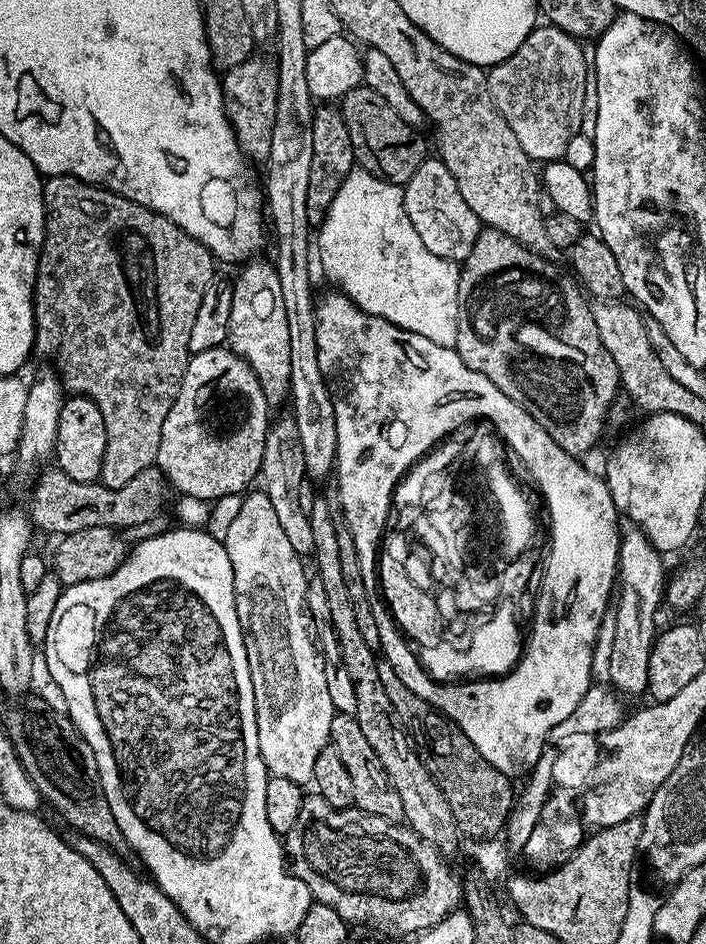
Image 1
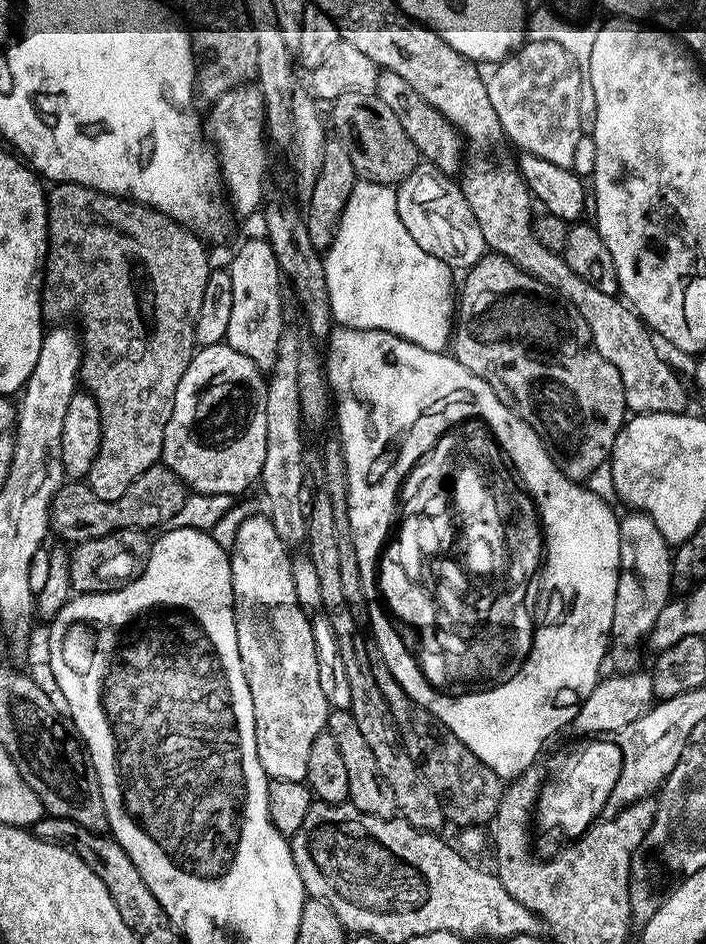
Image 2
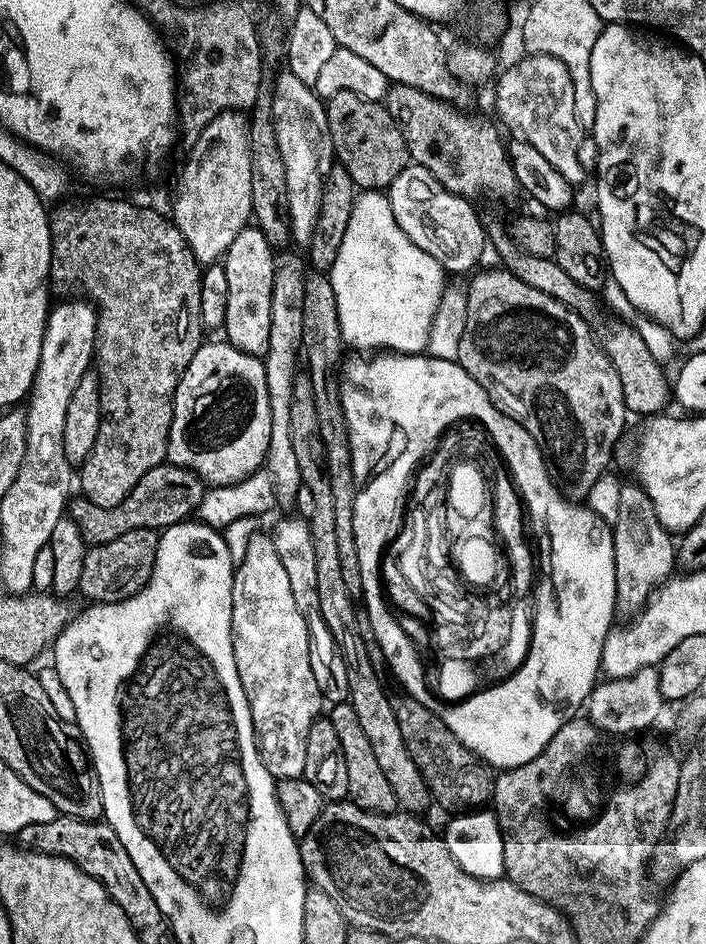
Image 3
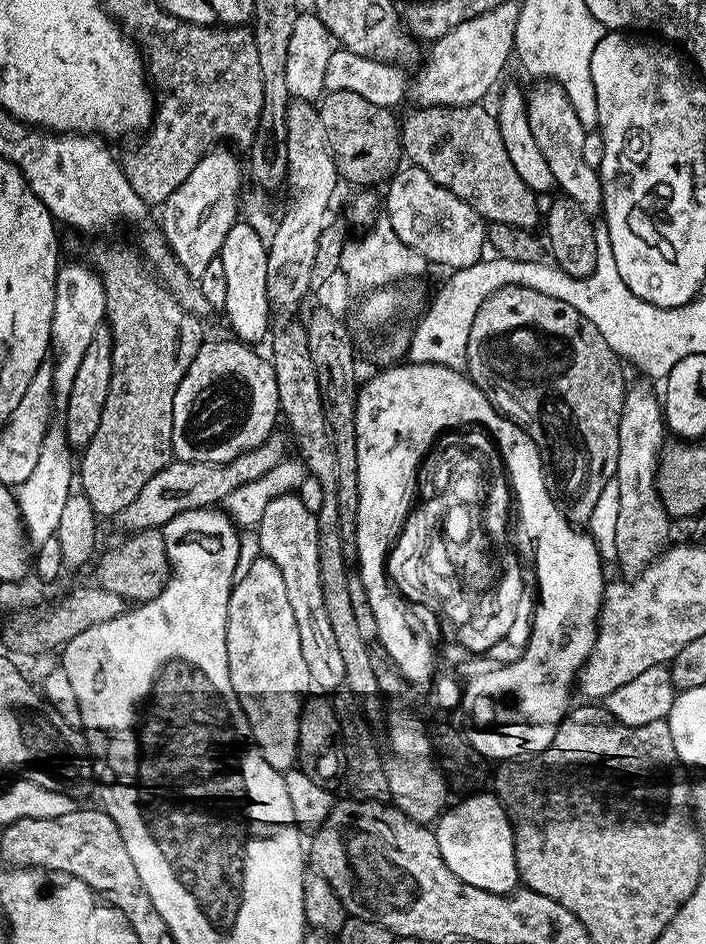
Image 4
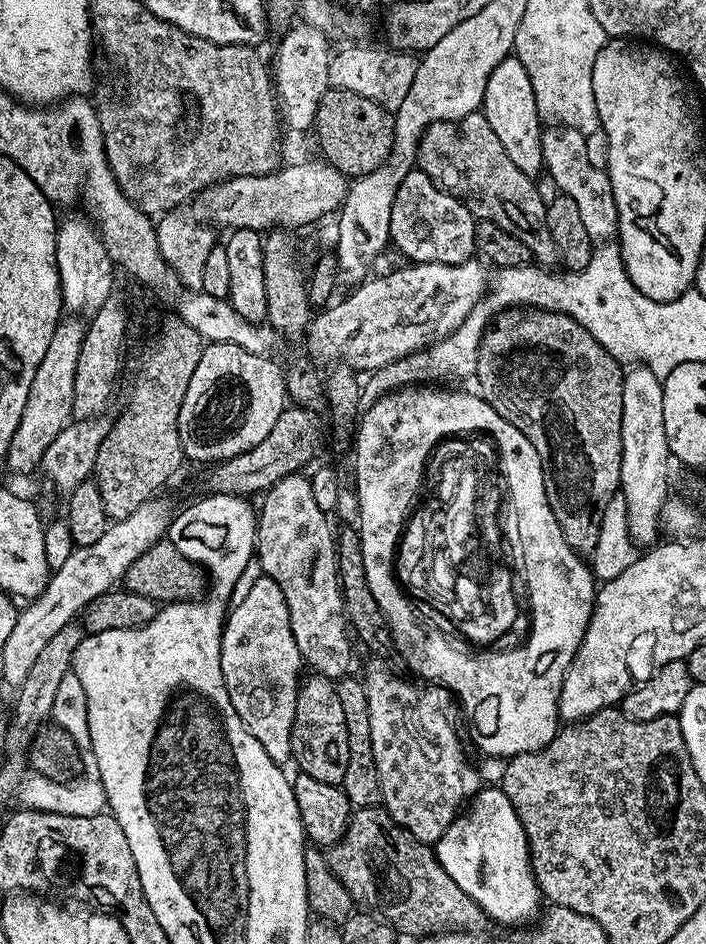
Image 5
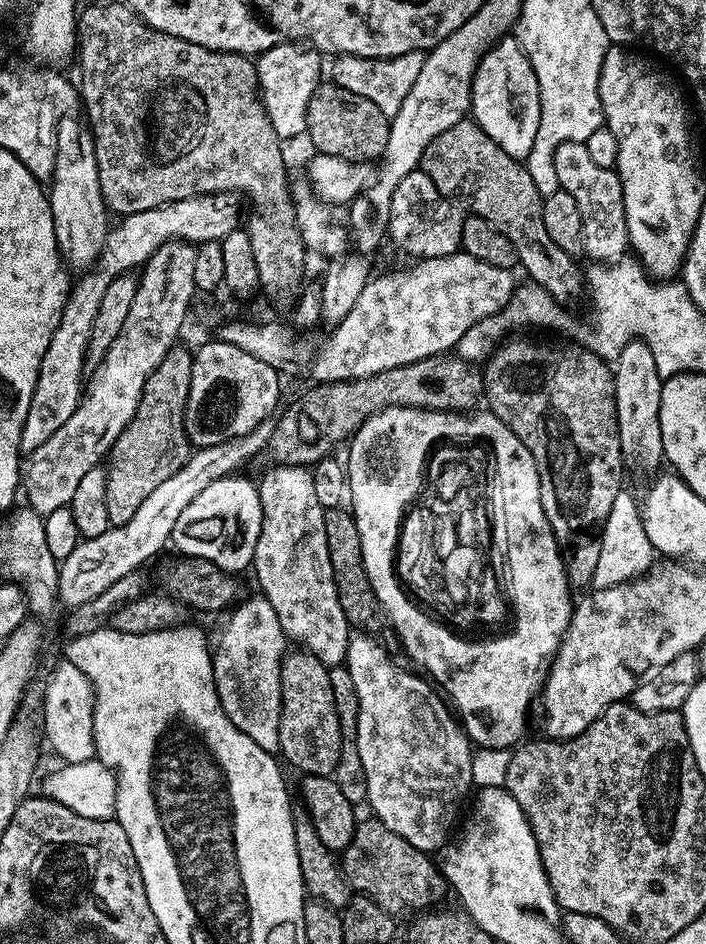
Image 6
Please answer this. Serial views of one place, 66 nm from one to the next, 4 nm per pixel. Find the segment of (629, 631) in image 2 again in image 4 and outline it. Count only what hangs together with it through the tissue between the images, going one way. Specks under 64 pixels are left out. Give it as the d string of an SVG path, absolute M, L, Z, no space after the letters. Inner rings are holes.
M629 387L624 393L618 426L618 550L616 560L625 577L635 578L648 569L669 547L670 517L656 485L656 465L666 443L666 421L662 400L648 388ZM665 436L665 437L664 437Z

